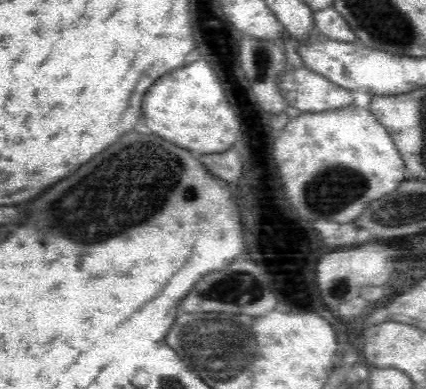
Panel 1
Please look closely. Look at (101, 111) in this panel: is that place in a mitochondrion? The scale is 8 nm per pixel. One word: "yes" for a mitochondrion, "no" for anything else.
no

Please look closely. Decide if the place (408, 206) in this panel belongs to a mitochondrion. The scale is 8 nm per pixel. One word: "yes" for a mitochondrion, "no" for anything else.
yes

